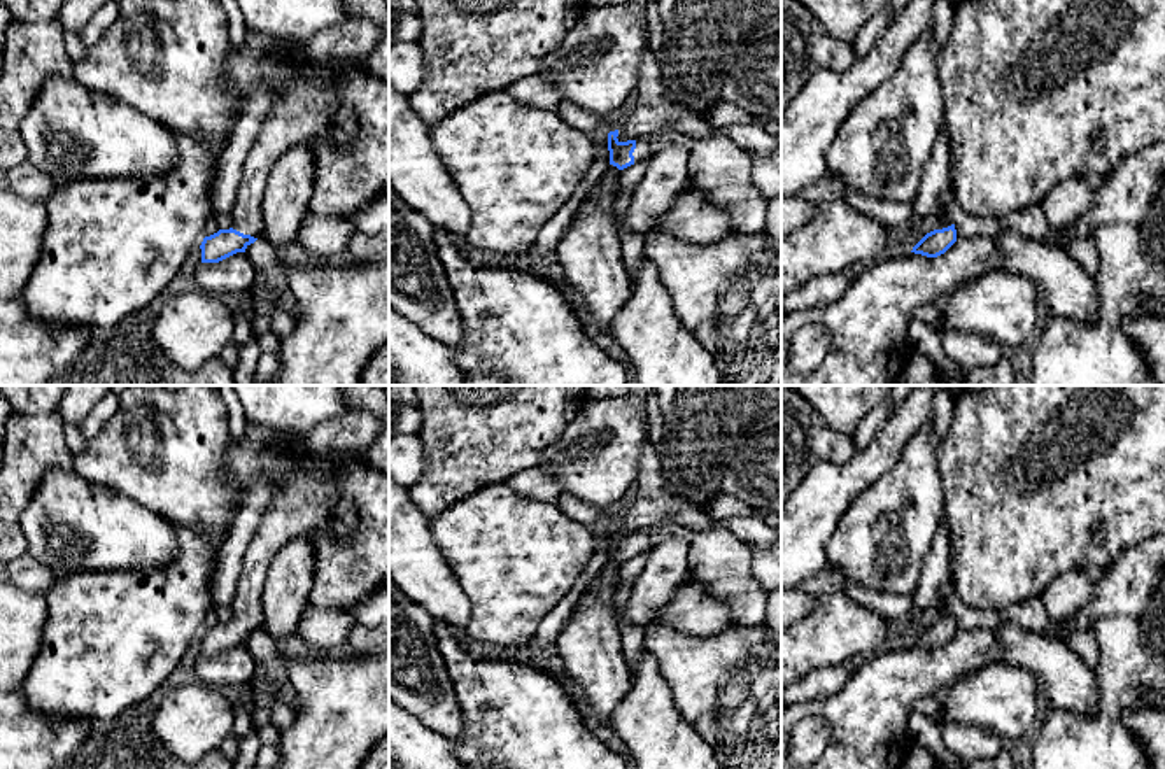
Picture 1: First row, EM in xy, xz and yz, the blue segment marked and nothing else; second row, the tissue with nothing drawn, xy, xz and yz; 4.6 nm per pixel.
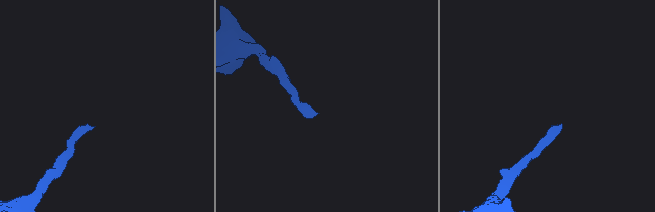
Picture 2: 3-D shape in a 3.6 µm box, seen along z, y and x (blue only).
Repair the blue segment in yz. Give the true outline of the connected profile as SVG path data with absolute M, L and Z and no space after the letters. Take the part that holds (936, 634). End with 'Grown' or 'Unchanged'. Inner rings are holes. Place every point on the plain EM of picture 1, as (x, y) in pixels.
M944 603L934 604L941 617L927 625L911 645L921 646L927 650L937 650L944 646L955 634L957 634L957 622L955 617L950 613L948 606Z. Grown

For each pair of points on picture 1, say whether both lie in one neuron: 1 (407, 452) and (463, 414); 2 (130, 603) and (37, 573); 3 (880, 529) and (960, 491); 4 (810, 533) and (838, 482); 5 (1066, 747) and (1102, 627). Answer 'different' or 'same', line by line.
1: different
2: different
3: different
4: same
5: same

